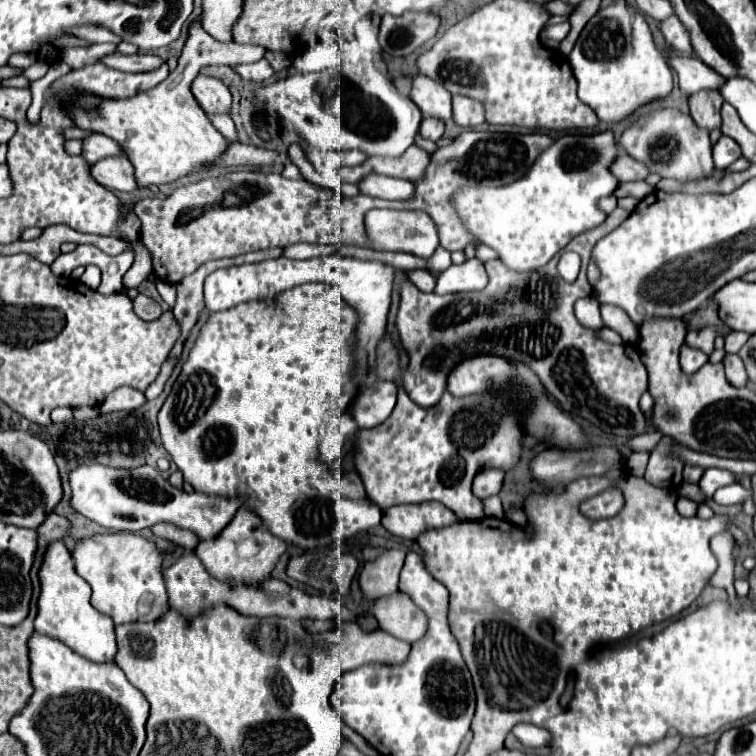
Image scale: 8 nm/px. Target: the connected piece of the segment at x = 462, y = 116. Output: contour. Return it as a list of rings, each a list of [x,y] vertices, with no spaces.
[[[453,95],[453,121],[461,127],[475,127],[485,123],[485,107],[463,95]]]

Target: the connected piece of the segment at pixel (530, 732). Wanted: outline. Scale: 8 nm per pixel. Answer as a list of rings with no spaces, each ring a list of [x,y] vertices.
[[[527,723],[515,725],[515,727],[513,727],[513,735],[515,735],[525,747],[531,747],[531,749],[549,745],[549,741],[551,741],[551,735],[549,735],[547,731],[539,729],[537,725],[527,725]]]

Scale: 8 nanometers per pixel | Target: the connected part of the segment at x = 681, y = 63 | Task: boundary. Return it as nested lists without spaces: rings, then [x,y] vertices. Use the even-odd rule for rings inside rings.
[[[673,57],[671,67],[677,71],[677,77],[681,79],[681,91],[687,97],[699,91],[719,91],[725,81],[699,57]]]

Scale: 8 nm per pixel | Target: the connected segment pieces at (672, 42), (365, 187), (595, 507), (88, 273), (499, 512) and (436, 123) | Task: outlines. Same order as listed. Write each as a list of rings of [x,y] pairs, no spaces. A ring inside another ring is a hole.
[[[675,15],[661,21],[661,33],[663,33],[663,37],[671,49],[679,51],[681,55],[693,53],[689,31],[687,31],[687,27],[683,27],[683,23],[679,23],[679,19]]]
[[[367,175],[359,183],[361,193],[369,197],[379,197],[379,199],[391,199],[391,201],[409,201],[415,195],[415,185],[405,179],[395,179],[395,177],[383,177],[383,175]]]
[[[613,485],[589,499],[585,499],[579,509],[585,517],[589,519],[607,519],[607,517],[613,517],[615,513],[619,513],[623,509],[623,493]]]
[[[89,265],[89,267],[85,269],[85,273],[81,275],[81,281],[83,281],[87,287],[97,289],[97,287],[99,287],[99,283],[101,283],[101,271],[99,271],[99,267]]]
[[[499,497],[485,499],[485,501],[483,501],[483,507],[485,507],[485,515],[505,519],[505,511],[503,511],[503,507],[501,507],[501,499],[499,499]]]
[[[427,117],[427,119],[423,119],[419,133],[421,133],[423,139],[429,139],[429,141],[437,143],[441,139],[441,135],[443,135],[443,129],[445,129],[445,123],[441,119]]]

